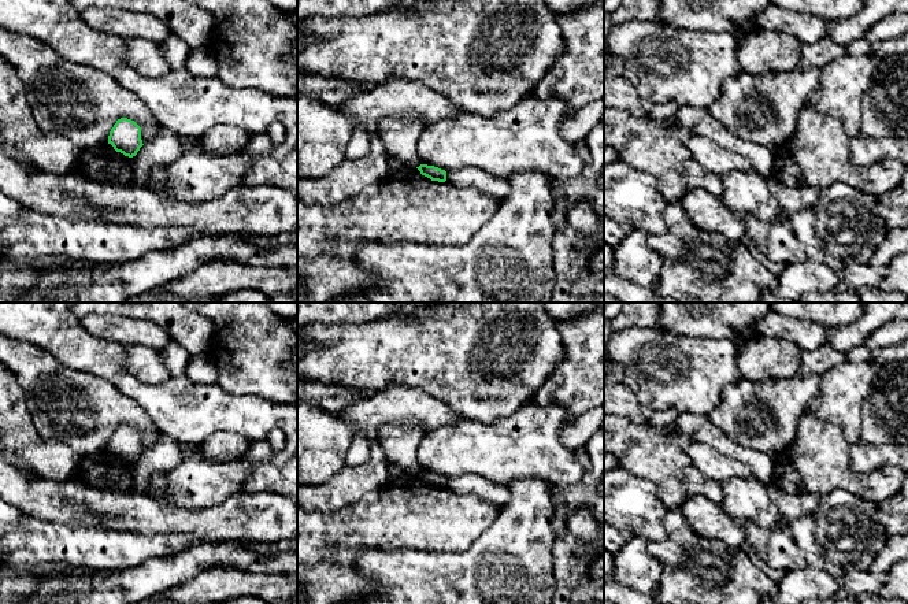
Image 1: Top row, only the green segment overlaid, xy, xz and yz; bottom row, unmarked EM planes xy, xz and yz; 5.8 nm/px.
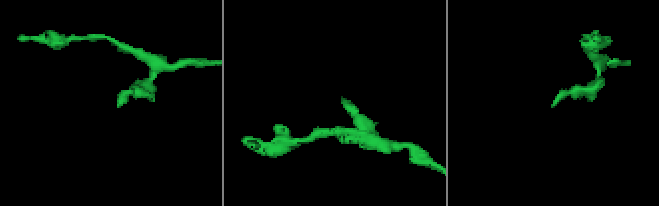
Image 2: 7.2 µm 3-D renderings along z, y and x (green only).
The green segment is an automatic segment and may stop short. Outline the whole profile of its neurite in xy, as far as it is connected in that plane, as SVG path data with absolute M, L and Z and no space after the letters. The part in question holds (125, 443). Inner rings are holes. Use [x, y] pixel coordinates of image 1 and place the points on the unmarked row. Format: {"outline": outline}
{"outline": "M118 426L110 438L108 451L125 463L136 463L144 452L141 446L141 434L131 426Z"}

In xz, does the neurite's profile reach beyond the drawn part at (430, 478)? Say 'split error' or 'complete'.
complete

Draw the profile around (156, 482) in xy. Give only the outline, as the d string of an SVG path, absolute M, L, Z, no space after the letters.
M159 471L151 475L149 483L145 489L145 494L147 496L152 496L155 499L160 499L162 500L162 493L160 489L164 486L164 471Z

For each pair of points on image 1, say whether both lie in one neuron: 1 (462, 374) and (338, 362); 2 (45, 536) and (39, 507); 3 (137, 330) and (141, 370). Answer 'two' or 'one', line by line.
1: one
2: two
3: two

